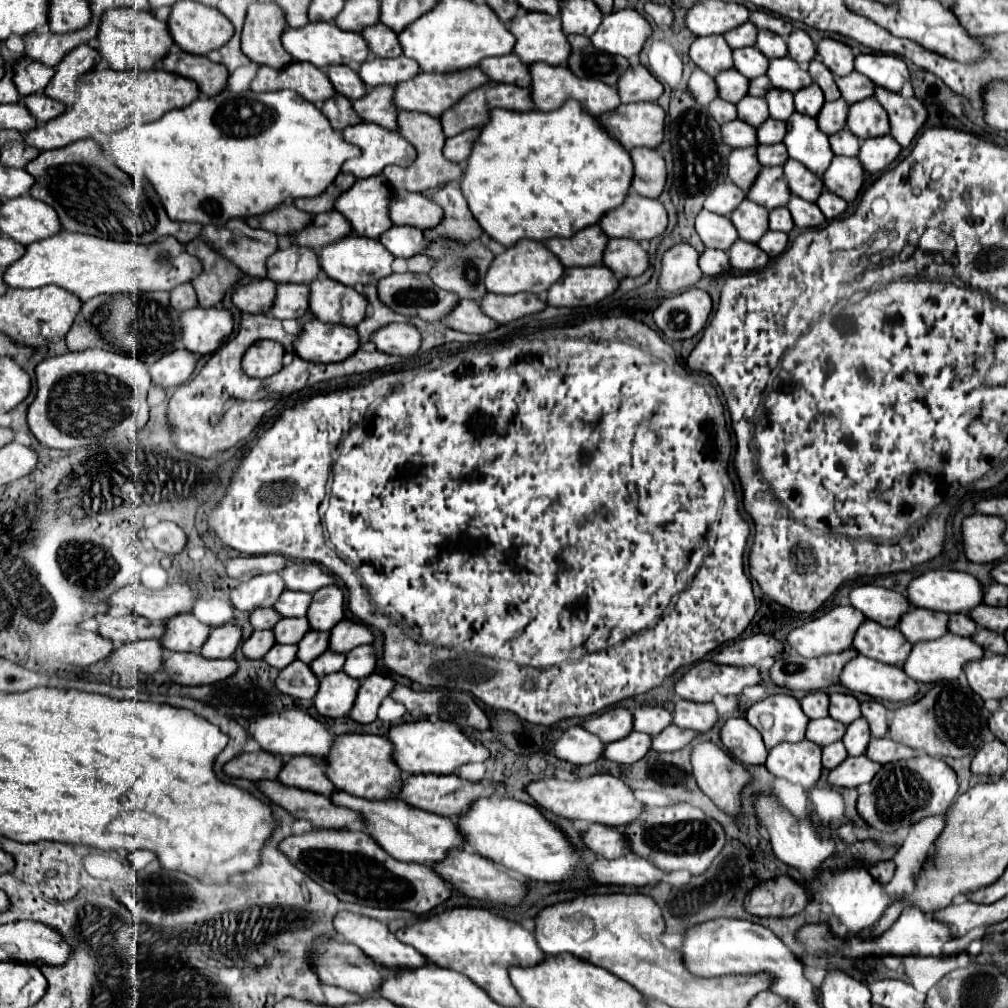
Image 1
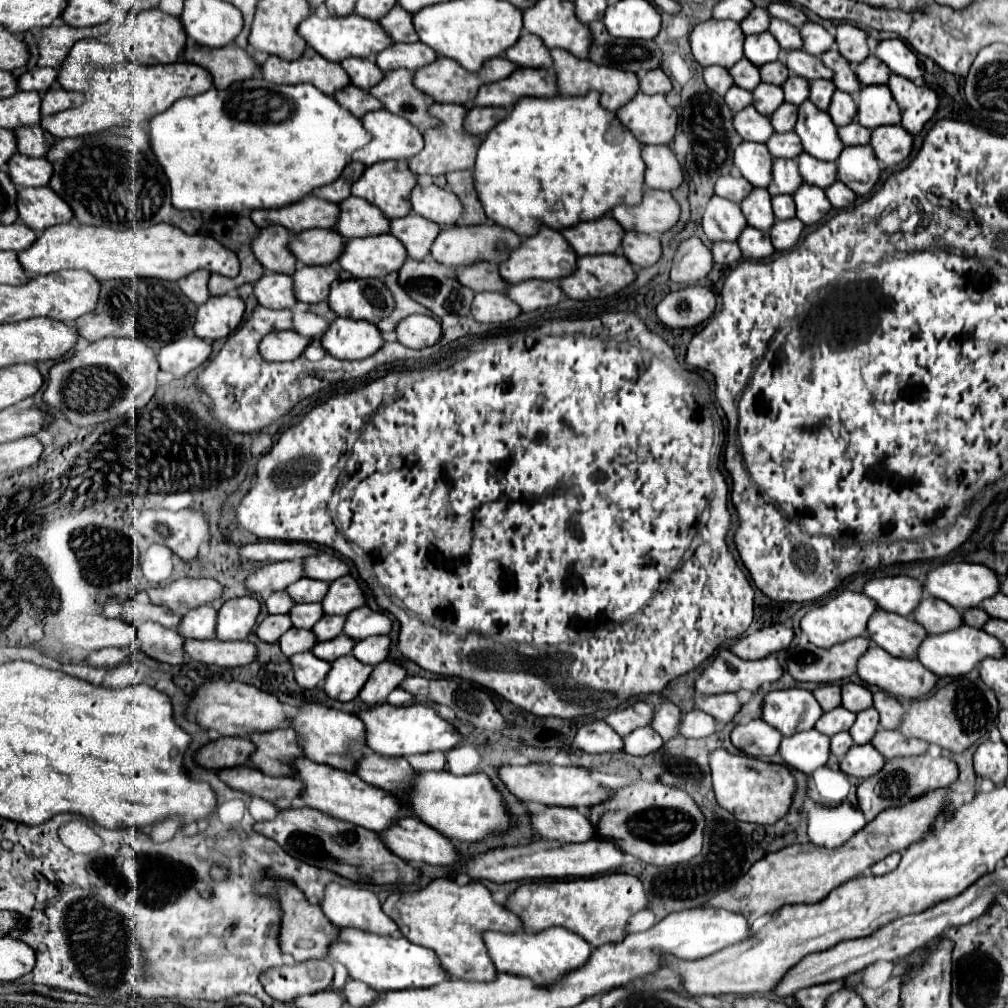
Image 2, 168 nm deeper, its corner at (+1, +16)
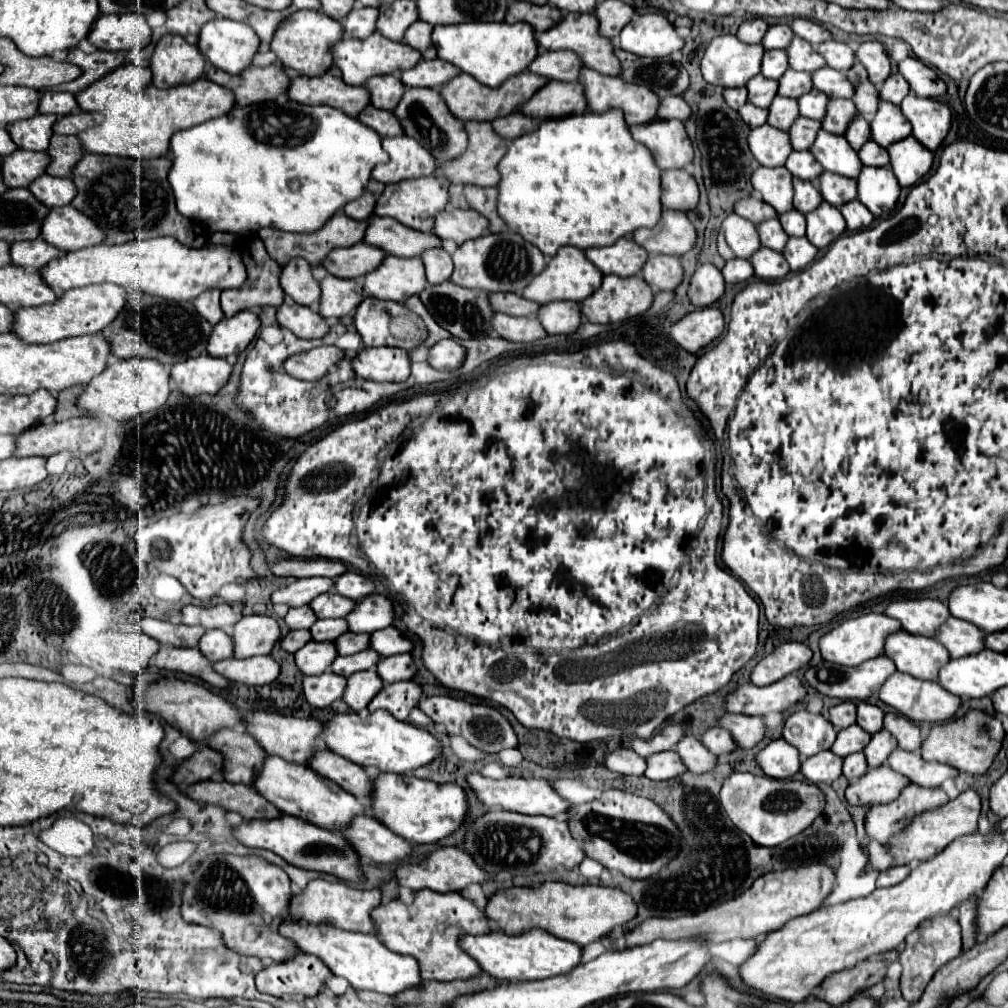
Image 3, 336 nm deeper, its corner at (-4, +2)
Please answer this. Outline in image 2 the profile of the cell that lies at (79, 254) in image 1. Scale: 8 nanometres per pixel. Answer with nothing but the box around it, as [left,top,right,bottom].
[17,224,239,282]

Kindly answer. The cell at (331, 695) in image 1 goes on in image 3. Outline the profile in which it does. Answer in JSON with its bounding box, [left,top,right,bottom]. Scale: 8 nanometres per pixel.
[344,670,384,712]

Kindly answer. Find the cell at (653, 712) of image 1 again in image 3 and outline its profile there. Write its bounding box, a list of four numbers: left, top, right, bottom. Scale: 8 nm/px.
[676,734,718,774]

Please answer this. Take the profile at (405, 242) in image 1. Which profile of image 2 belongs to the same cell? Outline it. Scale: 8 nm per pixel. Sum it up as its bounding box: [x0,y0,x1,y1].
[389,214,439,260]

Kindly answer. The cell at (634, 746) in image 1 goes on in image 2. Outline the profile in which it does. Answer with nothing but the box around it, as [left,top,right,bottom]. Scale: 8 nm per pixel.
[623,726,661,756]

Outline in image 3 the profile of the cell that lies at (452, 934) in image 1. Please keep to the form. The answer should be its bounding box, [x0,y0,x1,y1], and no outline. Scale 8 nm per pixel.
[372,890,490,980]

